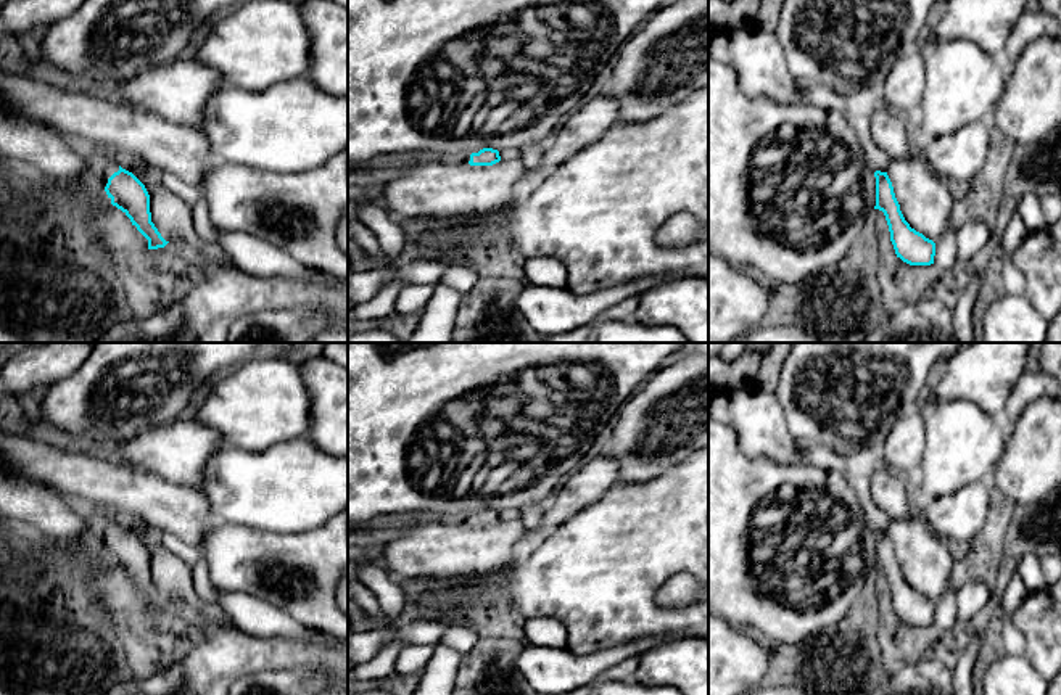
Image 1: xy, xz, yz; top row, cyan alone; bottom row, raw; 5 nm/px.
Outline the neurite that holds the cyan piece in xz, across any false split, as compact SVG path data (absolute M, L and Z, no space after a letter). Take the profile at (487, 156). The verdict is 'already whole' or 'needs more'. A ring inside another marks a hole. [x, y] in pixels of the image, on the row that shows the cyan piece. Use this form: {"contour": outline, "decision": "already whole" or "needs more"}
{"contour": "M483 148L478 153L470 154L470 166L493 166L501 161L499 151L493 148Z", "decision": "already whole"}

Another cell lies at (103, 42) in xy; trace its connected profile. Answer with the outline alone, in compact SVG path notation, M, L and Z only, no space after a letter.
M85 0L71 16L43 29L42 61L81 85L114 85L151 66L179 60L196 27L246 0Z

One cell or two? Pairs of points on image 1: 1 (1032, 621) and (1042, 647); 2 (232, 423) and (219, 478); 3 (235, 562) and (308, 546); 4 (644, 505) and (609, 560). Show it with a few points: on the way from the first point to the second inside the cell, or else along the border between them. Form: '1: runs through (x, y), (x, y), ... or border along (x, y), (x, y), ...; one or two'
1: runs through (1039, 628), (1042, 641); one
2: border along (227, 444), (253, 451), (264, 449); two
3: runs through (253, 559), (260, 555), (290, 555); one
4: runs through (644, 518), (644, 525), (622, 547); one

